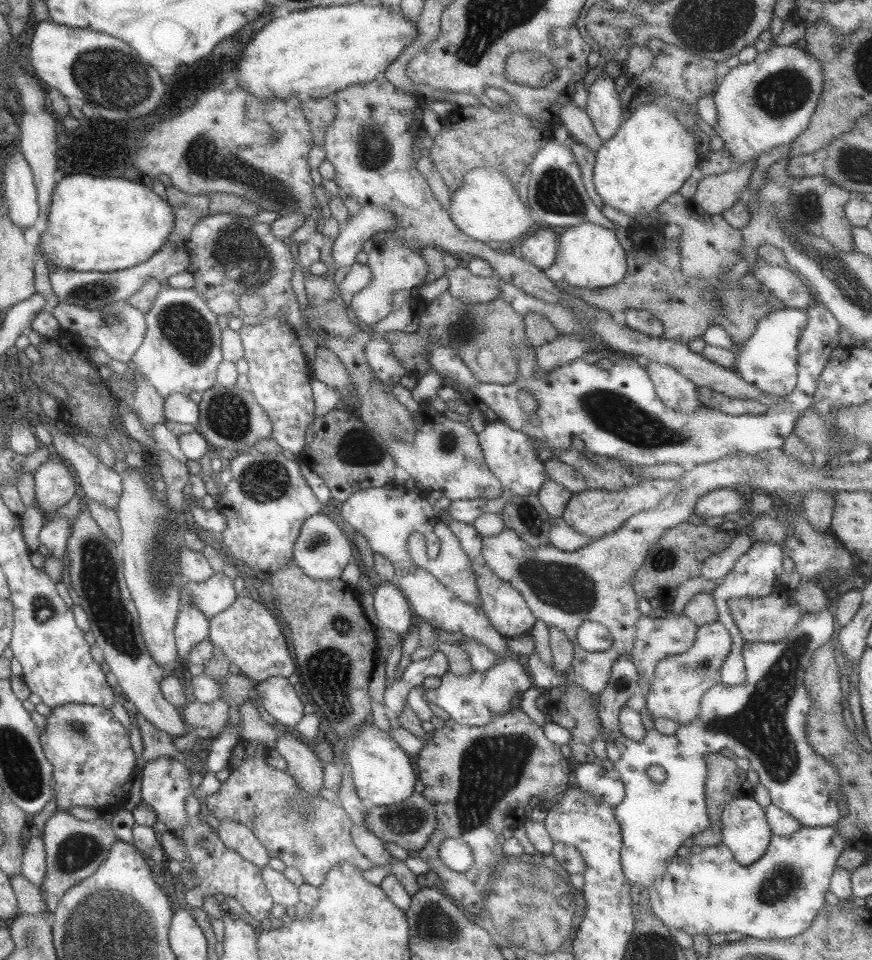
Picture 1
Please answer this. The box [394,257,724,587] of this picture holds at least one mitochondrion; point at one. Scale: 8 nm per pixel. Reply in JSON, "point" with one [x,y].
{"point":[463,327]}

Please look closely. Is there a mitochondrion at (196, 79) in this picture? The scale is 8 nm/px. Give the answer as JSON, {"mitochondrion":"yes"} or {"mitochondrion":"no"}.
{"mitochondrion":"no"}

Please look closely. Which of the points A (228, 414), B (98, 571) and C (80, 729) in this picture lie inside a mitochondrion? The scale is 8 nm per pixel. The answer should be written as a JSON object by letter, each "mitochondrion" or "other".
{"A":"mitochondrion","B":"mitochondrion","C":"mitochondrion"}

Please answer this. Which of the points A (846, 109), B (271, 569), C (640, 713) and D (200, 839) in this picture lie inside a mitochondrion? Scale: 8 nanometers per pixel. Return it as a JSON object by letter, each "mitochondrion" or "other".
{"A":"other","B":"other","C":"other","D":"mitochondrion"}

